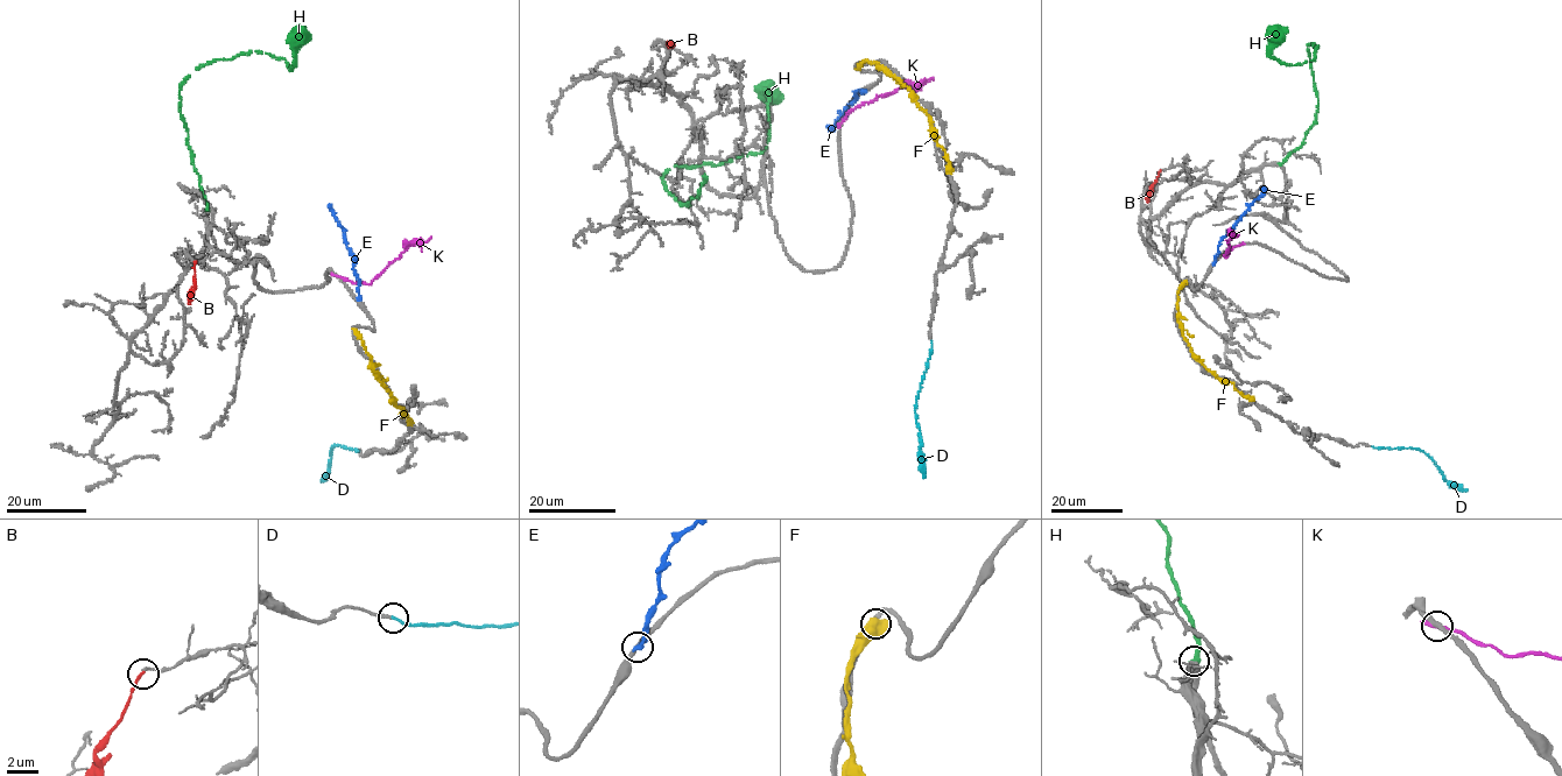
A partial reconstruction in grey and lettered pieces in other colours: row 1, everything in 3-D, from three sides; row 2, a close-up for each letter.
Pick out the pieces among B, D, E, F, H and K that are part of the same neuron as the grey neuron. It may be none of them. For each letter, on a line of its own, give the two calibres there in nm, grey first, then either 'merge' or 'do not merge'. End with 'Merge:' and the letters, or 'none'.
B: 160/190 nm | do not merge
D: 190/170 nm | merge
E: 320/400 nm | do not merge
F: 320/800 nm | do not merge
H: 480/420 nm | merge
K: 320/340 nm | do not merge
Merge: D, H

